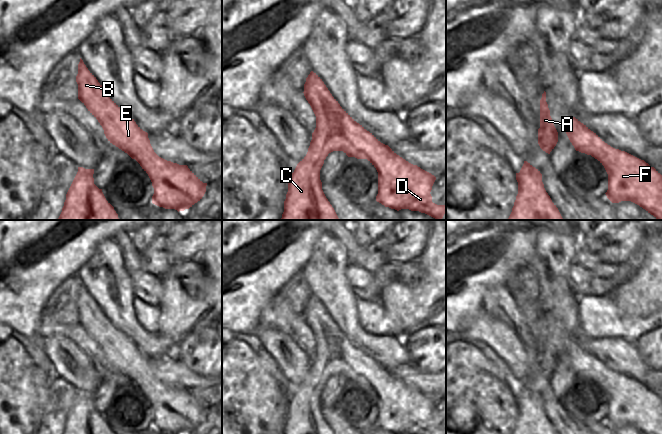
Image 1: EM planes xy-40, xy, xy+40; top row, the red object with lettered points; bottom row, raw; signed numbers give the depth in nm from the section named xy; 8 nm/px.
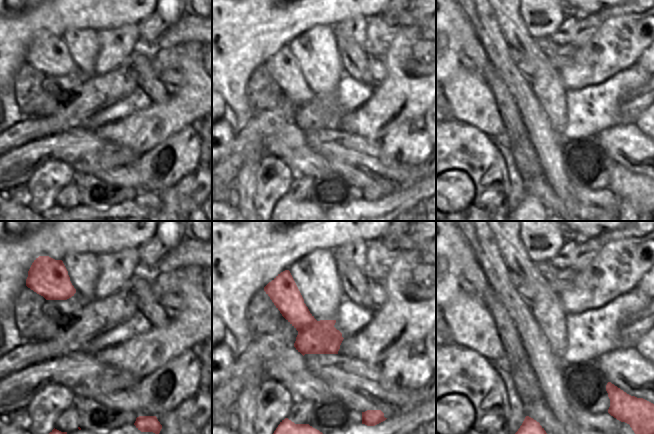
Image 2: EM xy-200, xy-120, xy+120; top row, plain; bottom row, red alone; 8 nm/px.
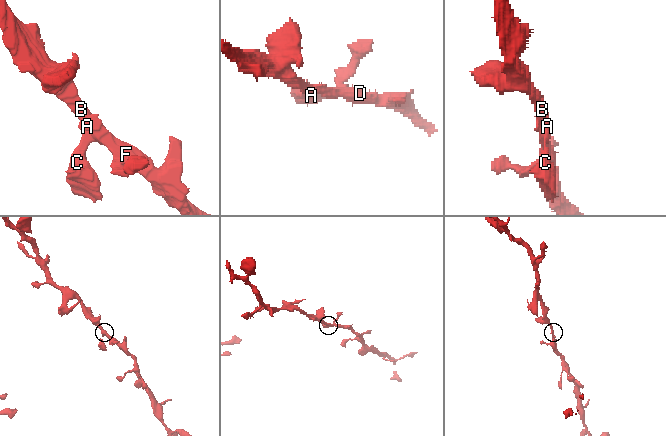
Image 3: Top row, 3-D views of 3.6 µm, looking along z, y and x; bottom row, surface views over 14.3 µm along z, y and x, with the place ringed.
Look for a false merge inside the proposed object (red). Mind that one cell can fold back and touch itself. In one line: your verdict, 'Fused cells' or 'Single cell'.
Single cell

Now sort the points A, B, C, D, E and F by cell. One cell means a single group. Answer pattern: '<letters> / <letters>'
A B C D E F

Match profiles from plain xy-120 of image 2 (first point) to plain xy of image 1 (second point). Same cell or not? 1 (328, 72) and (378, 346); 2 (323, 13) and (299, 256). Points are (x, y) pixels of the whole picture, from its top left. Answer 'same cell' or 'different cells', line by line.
1: same cell
2: same cell

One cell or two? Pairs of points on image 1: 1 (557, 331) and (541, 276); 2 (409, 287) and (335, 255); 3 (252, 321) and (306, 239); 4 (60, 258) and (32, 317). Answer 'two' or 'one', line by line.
1: one
2: two
3: one
4: one

